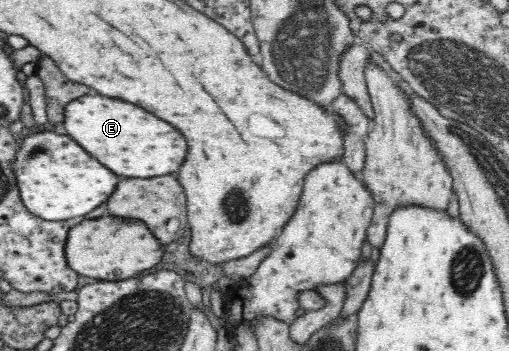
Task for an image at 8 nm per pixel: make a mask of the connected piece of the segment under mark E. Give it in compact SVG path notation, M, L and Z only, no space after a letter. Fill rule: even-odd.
M83 96L65 108L65 128L71 138L75 138L91 156L95 156L103 166L111 168L115 174L129 176L129 178L153 178L153 176L165 176L179 170L179 166L185 162L187 156L187 142L179 134L177 128L173 128L169 122L159 120L151 112L123 102L123 100L111 100L107 96Z

